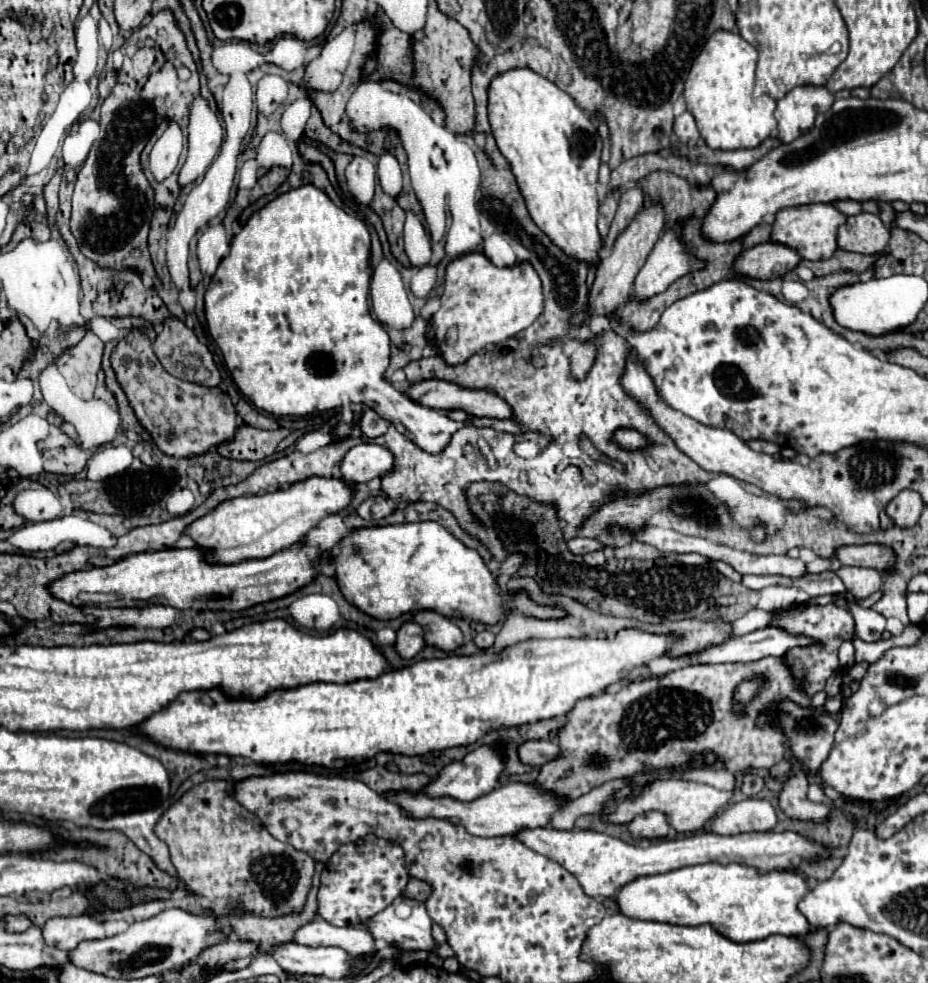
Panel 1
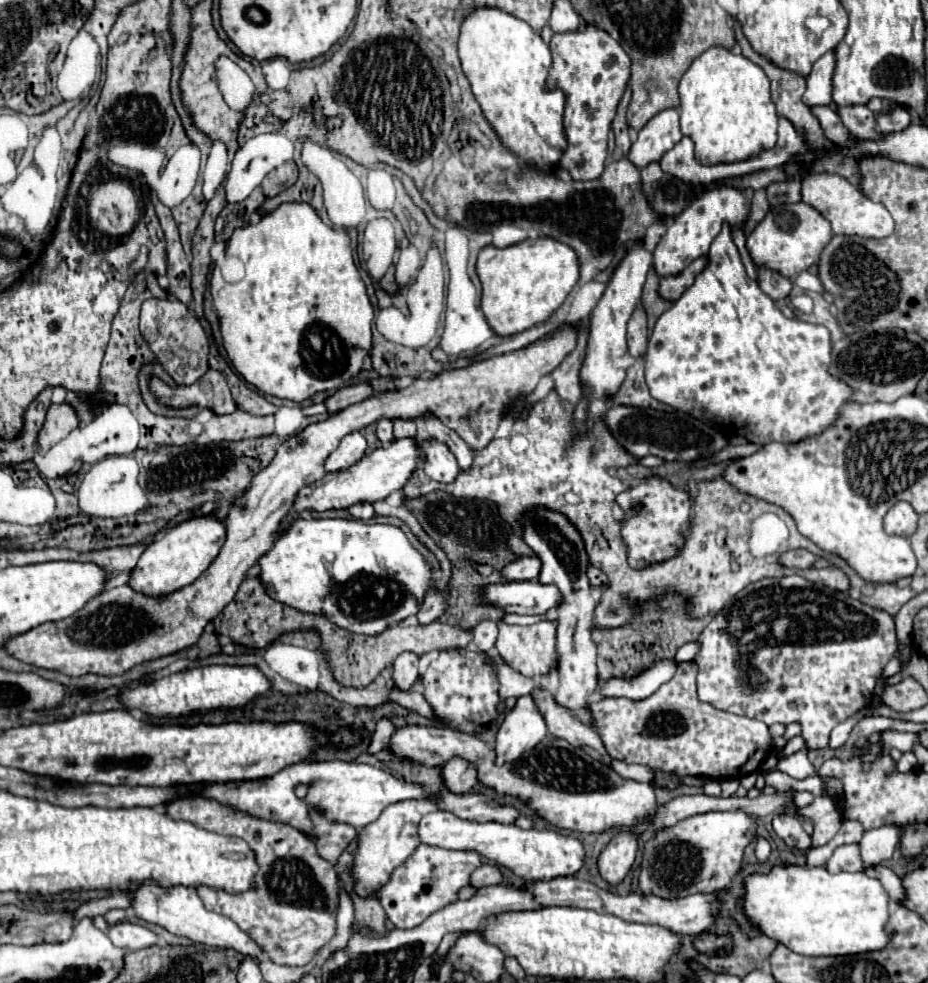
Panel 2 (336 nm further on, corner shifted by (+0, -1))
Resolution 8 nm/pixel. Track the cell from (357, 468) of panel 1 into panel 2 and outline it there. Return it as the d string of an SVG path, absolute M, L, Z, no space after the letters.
M351 432L351 434L343 436L339 446L329 454L329 458L325 460L325 470L327 472L343 470L343 468L359 462L359 458L363 458L365 452L367 452L367 442L365 442L363 434Z

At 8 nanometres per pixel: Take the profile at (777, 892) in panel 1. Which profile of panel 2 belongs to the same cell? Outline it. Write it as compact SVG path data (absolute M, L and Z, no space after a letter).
M775 866L769 874L753 874L745 880L745 914L759 926L759 930L785 944L803 956L847 956L883 950L891 942L893 934L885 930L889 922L889 894L877 878L869 878L865 872L837 872L831 874L825 868L807 866Z

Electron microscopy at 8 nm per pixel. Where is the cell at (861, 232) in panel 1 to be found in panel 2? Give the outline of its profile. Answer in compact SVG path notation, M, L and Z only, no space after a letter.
M829 172L805 174L801 180L801 196L805 204L819 210L831 222L835 234L849 234L861 238L887 238L893 234L895 222L889 210L883 204L863 196L859 188L855 188L849 180L845 180L839 174L829 174Z

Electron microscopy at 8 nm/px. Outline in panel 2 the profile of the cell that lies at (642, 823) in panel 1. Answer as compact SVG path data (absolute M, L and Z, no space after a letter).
M629 830L617 834L599 854L597 866L601 878L607 880L609 884L619 884L633 866L635 856L637 856L637 836L631 834Z

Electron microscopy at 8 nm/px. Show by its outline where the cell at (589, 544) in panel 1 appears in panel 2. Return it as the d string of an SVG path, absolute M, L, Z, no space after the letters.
M531 556L531 558L519 558L515 562L509 562L501 568L501 576L505 576L507 580L537 580L539 576L539 558Z

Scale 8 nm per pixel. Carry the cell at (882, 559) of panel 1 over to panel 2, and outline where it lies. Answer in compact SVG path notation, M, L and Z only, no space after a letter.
M787 550L779 556L779 564L785 568L811 568L815 560L817 556L807 550Z

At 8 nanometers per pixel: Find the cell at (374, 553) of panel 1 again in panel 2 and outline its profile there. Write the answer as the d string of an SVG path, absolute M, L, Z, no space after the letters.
M299 518L283 530L283 536L275 540L273 548L257 560L257 566L257 576L275 602L299 612L323 614L333 624L359 634L379 634L389 628L389 624L415 616L417 604L431 586L431 566L399 528L389 524L365 524L361 520Z

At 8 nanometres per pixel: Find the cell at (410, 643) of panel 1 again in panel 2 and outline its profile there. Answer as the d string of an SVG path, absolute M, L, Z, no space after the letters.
M403 652L393 662L393 670L395 670L393 672L393 682L399 690L409 690L415 684L415 680L419 678L417 662L419 662L419 658L411 652Z

